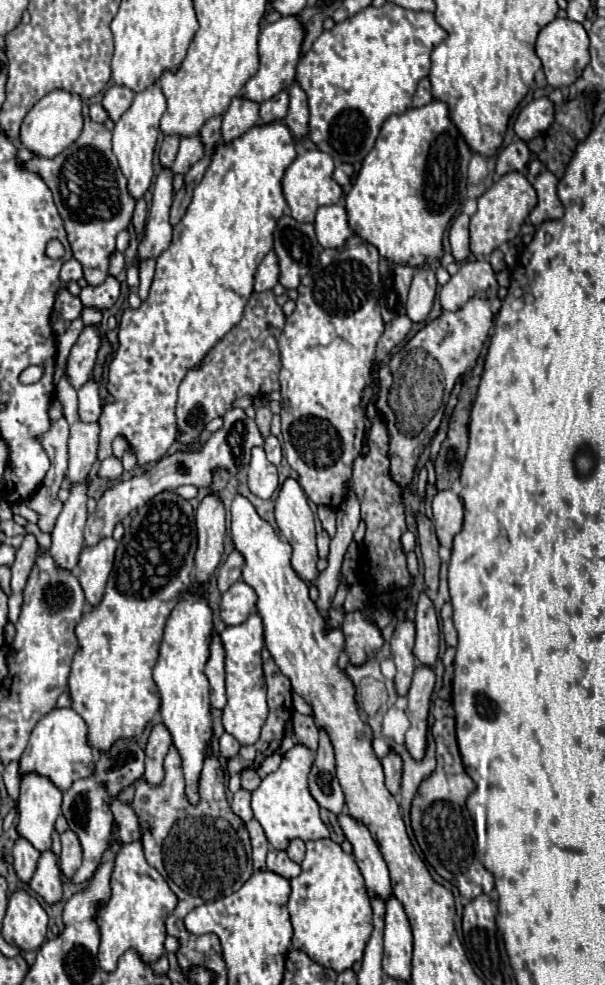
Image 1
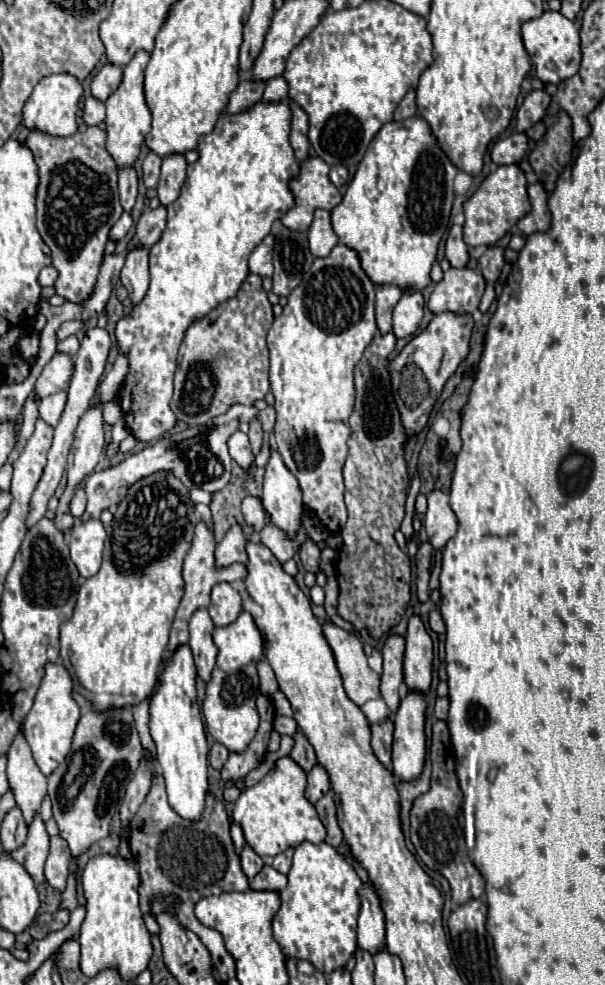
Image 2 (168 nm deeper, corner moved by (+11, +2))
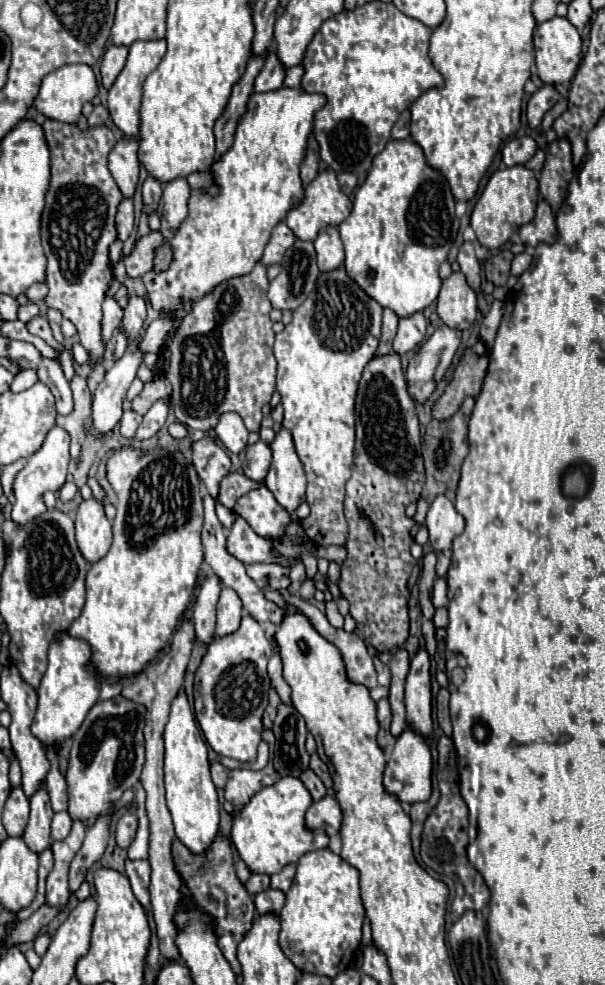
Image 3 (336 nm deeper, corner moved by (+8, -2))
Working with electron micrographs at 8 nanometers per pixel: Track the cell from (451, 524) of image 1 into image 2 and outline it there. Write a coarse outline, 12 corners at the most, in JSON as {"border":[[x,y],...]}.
{"border":[[441,491],[427,495],[423,527],[443,549],[457,533],[457,517]]}

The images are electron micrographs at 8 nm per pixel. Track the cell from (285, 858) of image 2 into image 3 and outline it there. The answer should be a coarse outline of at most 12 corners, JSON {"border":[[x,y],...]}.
{"border":[[296,865],[272,875],[270,887],[288,893]]}

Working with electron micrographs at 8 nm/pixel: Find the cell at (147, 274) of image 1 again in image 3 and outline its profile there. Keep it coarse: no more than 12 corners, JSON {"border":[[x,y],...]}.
{"border":[[106,297],[102,337],[112,337],[112,331],[122,321],[122,307],[114,297]]}

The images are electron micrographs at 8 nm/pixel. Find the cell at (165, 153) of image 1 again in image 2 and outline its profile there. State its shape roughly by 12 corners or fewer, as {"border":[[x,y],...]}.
{"border":[[149,153],[143,161],[145,187],[157,187],[161,157]]}

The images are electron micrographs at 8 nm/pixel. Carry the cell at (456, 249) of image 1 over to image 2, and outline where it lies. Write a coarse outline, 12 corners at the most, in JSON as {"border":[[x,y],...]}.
{"border":[[459,225],[449,229],[445,257],[451,267],[465,267],[467,245]]}

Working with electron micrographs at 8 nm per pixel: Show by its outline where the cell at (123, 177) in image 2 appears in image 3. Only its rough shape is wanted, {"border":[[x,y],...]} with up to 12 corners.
{"border":[[122,135],[108,169],[124,197],[138,183],[138,141]]}

